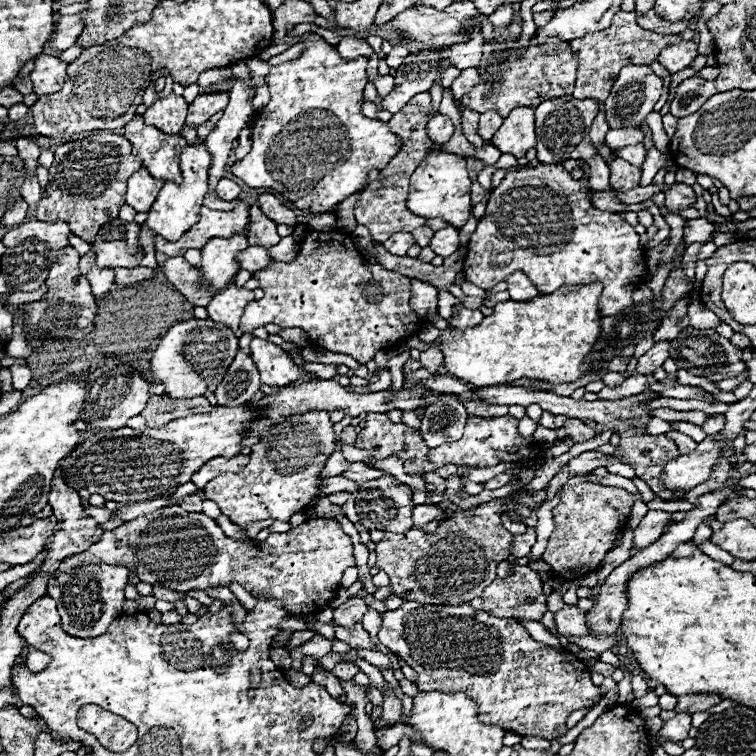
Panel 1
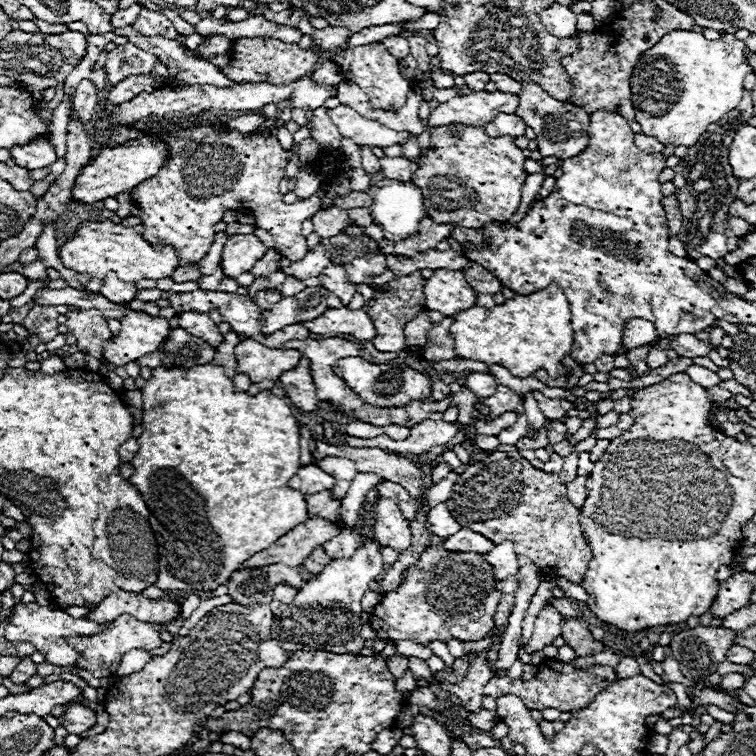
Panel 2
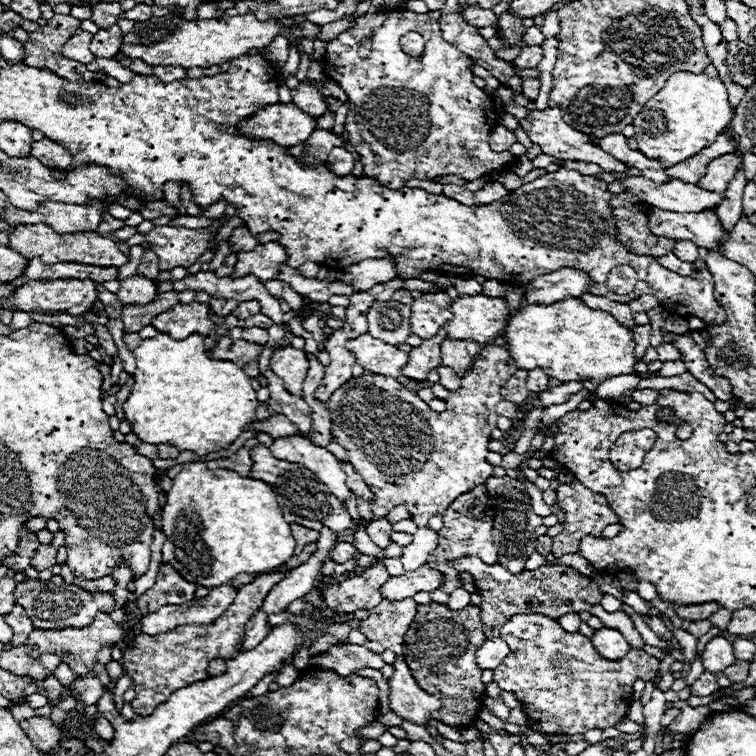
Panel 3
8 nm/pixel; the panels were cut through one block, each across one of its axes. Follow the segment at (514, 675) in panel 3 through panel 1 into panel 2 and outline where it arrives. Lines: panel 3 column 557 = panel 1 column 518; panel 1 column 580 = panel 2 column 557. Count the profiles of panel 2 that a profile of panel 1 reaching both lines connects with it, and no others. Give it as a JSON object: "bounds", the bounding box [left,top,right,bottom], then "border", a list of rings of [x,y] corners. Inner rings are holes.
{"bounds":[483,660,618,712],"border":[[[542,660],[534,680],[524,682],[522,679],[512,679],[508,676],[494,676],[484,686],[483,694],[493,698],[506,694],[520,696],[530,710],[532,708],[544,710],[544,708],[552,706],[562,712],[578,712],[584,706],[588,706],[594,700],[594,696],[598,696],[608,684],[616,682],[616,678],[618,676],[610,666],[590,666],[586,670],[576,670],[576,668],[572,668],[572,664],[564,664],[560,660]]]}

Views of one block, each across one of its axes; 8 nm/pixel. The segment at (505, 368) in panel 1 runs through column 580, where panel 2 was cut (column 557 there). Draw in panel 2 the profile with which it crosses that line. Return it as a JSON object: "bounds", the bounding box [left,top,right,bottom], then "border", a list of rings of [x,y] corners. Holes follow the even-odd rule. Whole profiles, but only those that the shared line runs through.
{"bounds":[450,284,572,378],"border":[[[556,284],[528,296],[516,294],[512,300],[496,304],[492,310],[482,306],[468,308],[468,312],[458,312],[454,324],[450,326],[458,358],[498,364],[508,368],[510,374],[518,378],[532,376],[540,368],[556,378],[556,366],[572,350],[572,334],[570,304],[562,288]]]}

